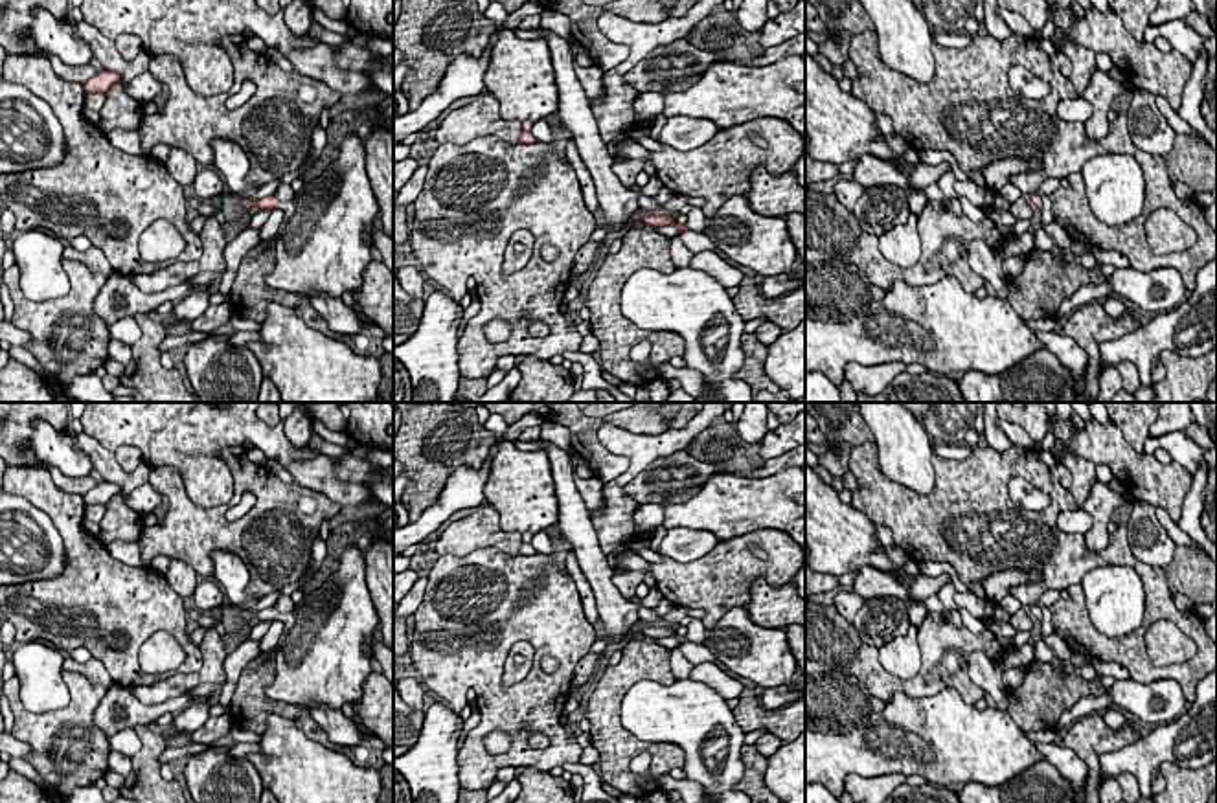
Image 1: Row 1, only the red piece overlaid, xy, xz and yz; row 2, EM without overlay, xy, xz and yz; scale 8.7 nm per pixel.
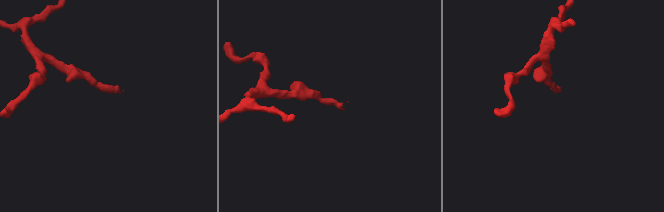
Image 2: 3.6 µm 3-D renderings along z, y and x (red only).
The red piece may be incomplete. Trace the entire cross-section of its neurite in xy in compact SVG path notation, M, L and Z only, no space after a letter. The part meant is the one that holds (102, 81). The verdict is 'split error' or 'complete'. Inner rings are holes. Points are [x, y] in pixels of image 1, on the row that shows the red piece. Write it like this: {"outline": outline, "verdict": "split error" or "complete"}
{"outline": "M101 70L94 77L90 77L86 83L83 83L83 90L85 94L108 92L108 88L119 81L121 81L119 74L110 70Z", "verdict": "complete"}

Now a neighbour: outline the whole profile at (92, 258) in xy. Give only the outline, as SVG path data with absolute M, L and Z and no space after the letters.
M66 244L63 250L63 257L85 263L90 270L101 272L107 277L114 274L110 263L107 261L105 254L97 246L79 252L74 246Z

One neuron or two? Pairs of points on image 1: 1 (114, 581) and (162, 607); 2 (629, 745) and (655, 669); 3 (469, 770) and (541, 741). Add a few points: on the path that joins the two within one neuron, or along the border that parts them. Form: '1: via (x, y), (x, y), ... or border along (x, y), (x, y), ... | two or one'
1: via (125, 592), (135, 601), (151, 605) | one
2: via (611, 721), (611, 693), (631, 673) | one
3: border along (526, 741), (535, 748), (545, 748), (550, 743) | two

